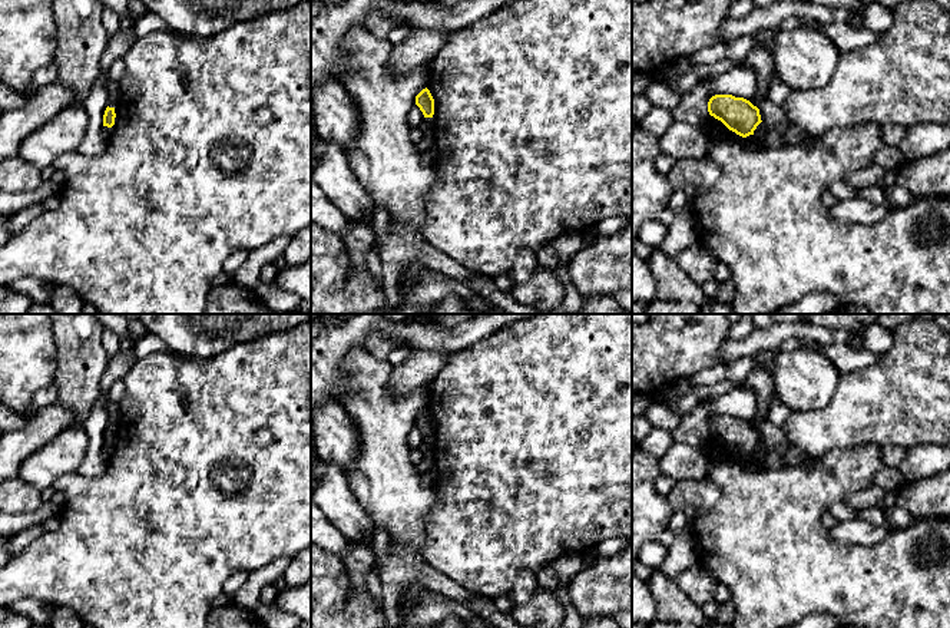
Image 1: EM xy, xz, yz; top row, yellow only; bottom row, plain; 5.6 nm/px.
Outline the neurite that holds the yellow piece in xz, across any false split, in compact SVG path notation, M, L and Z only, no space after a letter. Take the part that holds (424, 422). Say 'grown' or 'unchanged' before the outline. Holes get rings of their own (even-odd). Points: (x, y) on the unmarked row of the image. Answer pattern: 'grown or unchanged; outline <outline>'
unchanged; outline M426 409L416 417L416 426L423 433L424 439L433 439L434 436L434 420L430 411Z

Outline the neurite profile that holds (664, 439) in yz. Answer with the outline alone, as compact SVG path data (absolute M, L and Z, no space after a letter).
M652 429L645 437L645 450L659 459L666 453L666 450L673 444L673 436L671 430L666 429Z

